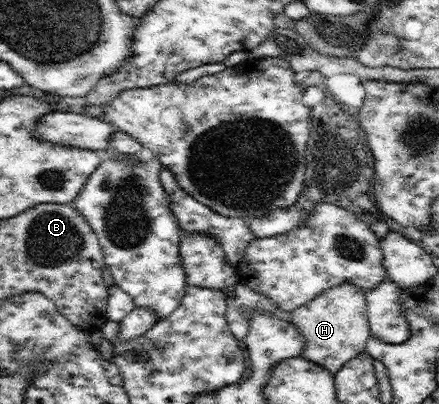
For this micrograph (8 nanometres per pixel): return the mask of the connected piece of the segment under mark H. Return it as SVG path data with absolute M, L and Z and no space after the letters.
M340 284L293 310L288 321L296 324L304 336L304 347L300 355L327 368L334 376L346 362L365 351L366 342L371 337L365 297L364 290L356 284Z

